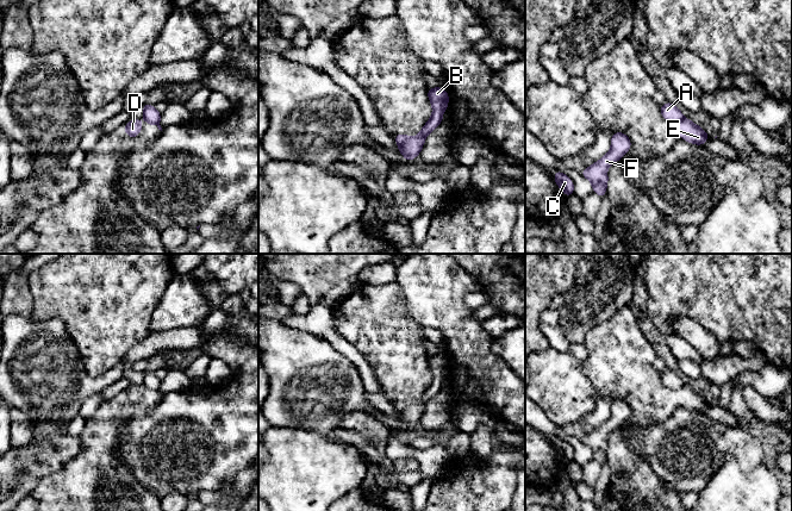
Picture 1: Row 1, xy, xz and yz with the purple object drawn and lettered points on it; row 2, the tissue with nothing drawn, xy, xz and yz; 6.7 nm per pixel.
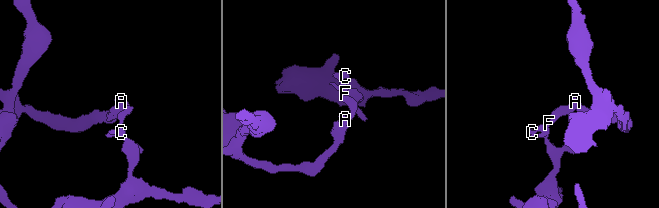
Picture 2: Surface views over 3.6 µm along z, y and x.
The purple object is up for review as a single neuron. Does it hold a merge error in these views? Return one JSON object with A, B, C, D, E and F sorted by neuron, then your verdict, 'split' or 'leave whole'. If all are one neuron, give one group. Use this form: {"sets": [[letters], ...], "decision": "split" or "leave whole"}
{"sets": [["A", "B", "C", "F"], ["D", "E"]], "decision": "split"}

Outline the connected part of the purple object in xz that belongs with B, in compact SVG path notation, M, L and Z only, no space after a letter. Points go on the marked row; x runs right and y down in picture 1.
M441 87L429 88L428 98L432 106L432 114L425 123L417 136L425 138L430 135L443 120L443 113L448 108L449 94Z

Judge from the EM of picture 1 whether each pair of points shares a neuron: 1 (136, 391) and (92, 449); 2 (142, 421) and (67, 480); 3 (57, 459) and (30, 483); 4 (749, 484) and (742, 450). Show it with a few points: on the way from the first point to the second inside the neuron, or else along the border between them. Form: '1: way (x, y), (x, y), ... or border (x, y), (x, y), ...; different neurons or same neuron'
1: way (125, 405), (112, 417), (112, 421), (101, 435); same neuron
2: border (135, 411), (118, 446), (118, 455), (126, 463); different neurons
3: border (39, 478), (22, 471), (12, 490); different neurons
4: border (762, 461), (744, 471), (727, 455), (719, 468); different neurons

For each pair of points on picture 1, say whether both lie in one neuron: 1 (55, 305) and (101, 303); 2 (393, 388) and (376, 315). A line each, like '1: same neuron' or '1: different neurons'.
1: same neuron
2: same neuron

